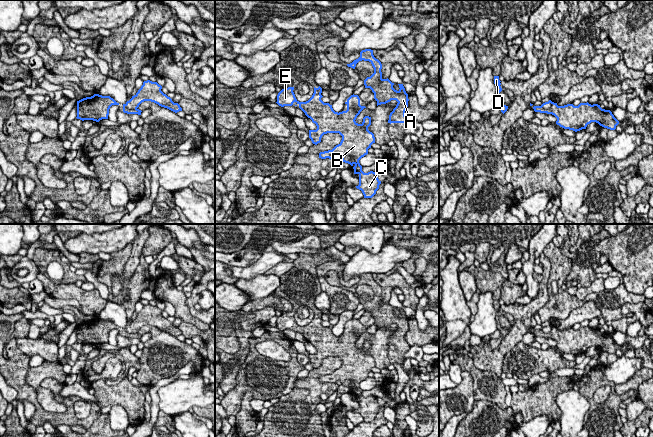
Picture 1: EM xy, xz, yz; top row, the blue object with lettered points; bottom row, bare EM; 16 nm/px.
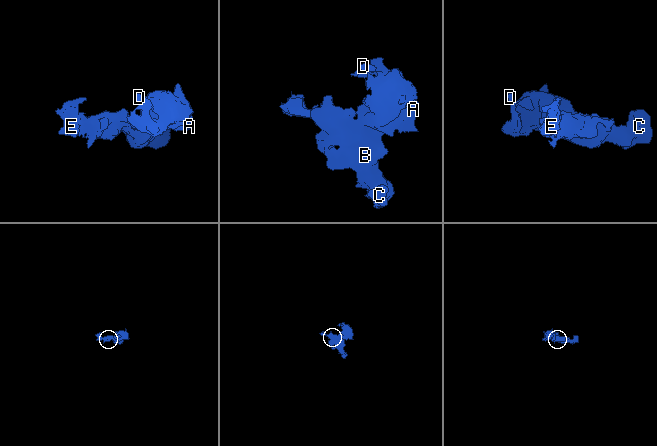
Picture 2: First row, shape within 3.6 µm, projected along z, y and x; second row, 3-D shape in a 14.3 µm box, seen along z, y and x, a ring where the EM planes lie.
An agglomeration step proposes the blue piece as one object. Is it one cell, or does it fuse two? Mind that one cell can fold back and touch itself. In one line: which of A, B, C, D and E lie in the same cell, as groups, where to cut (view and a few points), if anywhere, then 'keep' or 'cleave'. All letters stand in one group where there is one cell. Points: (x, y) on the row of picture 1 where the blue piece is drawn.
A D / B C E | yz (553, 102), (548, 108), (544, 108), (541, 105) | cleave

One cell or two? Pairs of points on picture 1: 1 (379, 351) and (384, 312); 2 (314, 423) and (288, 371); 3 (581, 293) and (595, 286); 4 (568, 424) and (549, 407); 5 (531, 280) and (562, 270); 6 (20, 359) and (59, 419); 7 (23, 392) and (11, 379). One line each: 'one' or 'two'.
1: two
2: two
3: one
4: two
5: two
6: one
7: one

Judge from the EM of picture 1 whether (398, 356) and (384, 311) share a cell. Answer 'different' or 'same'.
same

